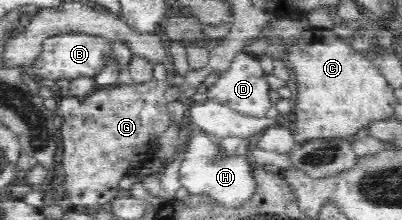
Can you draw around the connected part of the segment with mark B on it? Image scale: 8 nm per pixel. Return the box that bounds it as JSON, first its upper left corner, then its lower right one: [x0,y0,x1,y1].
[30,33,115,80]

